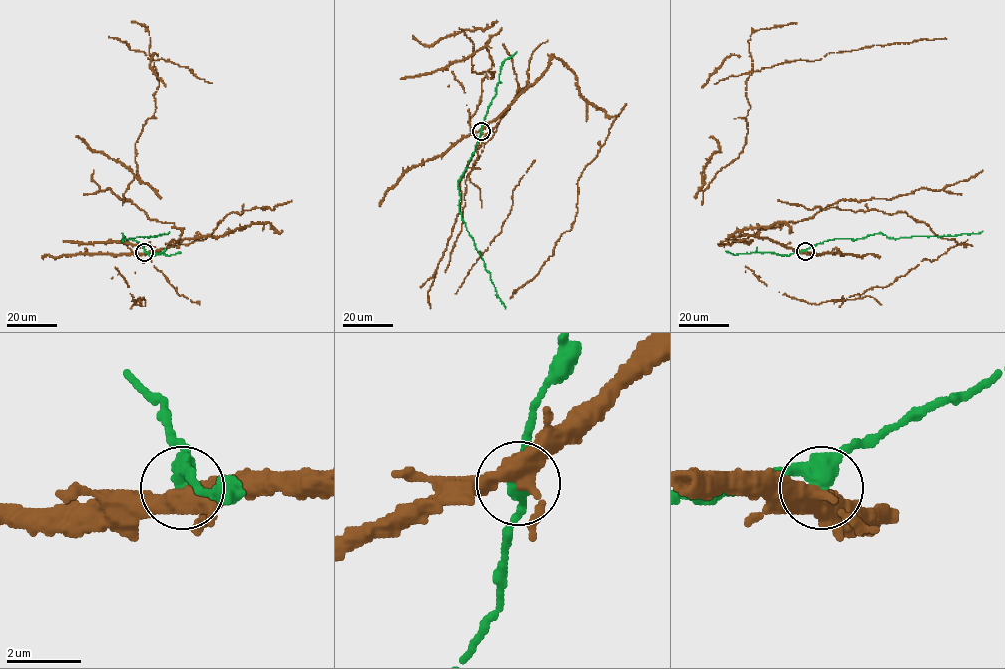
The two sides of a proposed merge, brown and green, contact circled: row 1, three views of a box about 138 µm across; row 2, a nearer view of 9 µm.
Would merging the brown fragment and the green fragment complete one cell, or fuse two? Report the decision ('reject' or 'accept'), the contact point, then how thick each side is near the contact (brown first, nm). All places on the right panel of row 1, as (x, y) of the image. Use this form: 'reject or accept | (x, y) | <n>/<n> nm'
accept | (805, 251) | 360/360 nm

